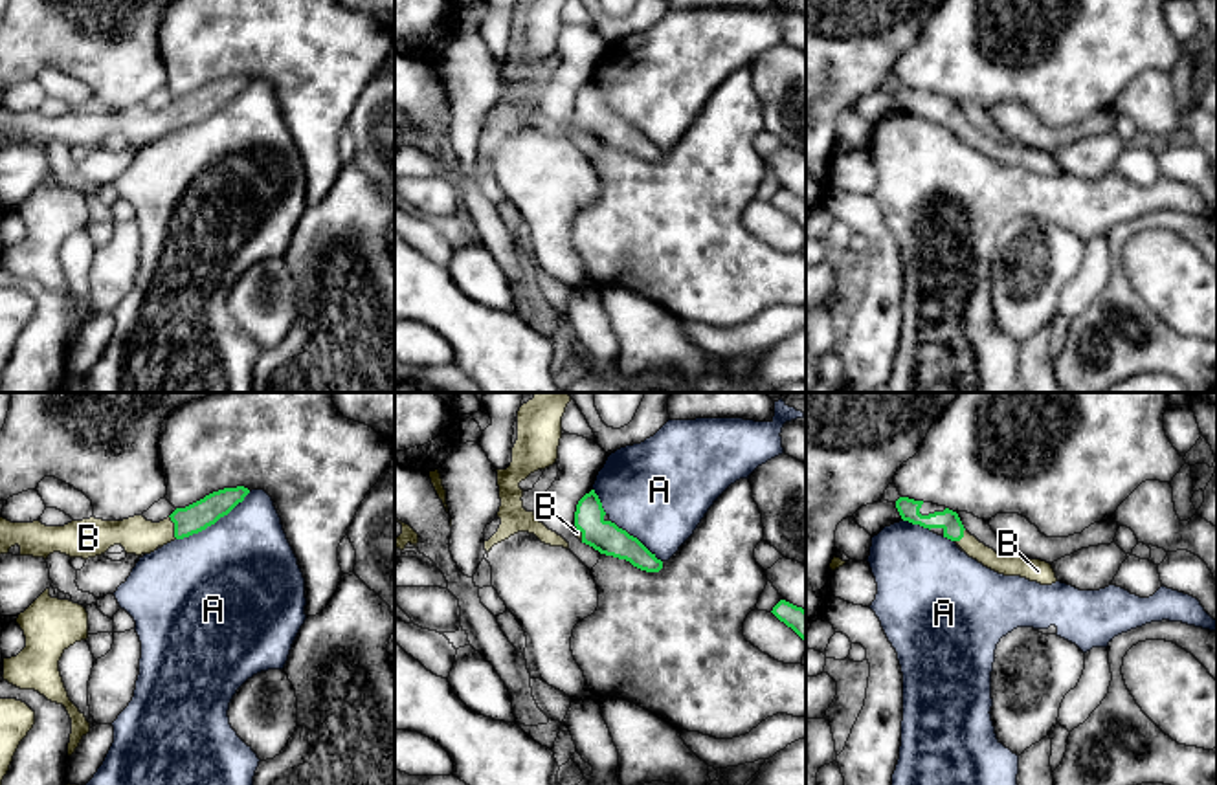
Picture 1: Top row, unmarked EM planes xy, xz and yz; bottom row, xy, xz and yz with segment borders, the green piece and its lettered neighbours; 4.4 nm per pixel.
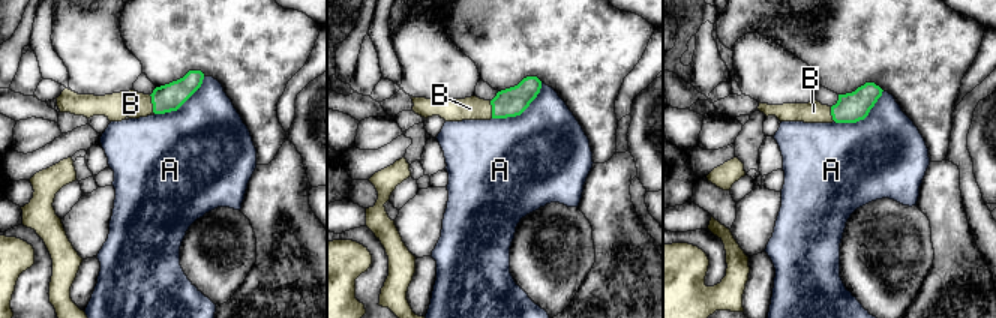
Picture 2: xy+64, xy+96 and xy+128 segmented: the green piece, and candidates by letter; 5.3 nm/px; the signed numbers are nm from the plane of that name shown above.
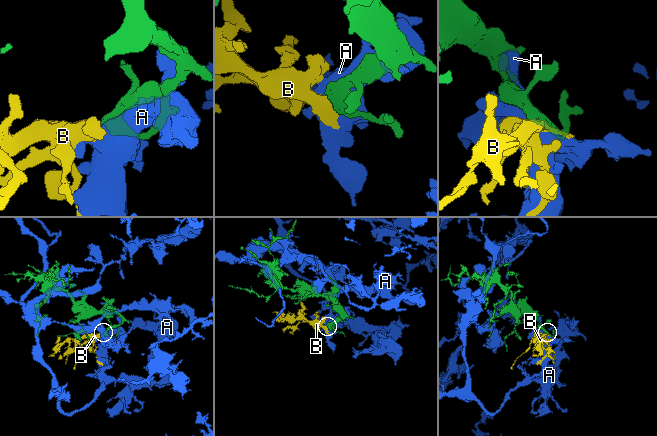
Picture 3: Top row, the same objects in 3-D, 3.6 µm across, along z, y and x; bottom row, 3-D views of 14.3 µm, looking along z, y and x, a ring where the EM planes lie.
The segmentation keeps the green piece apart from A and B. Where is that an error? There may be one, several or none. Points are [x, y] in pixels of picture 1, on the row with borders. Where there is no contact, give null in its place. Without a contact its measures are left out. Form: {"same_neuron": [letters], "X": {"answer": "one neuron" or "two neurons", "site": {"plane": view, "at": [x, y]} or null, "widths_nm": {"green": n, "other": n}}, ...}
{"same_neuron": ["B"], "A": {"answer": "two neurons", "site": {"plane": "xy", "at": [213, 523]}, "widths_nm": {"green": 130, "other": 500}}, "B": {"answer": "one neuron", "site": {"plane": "xy", "at": [175, 527]}, "widths_nm": {"green": 130, "other": 160}}}

